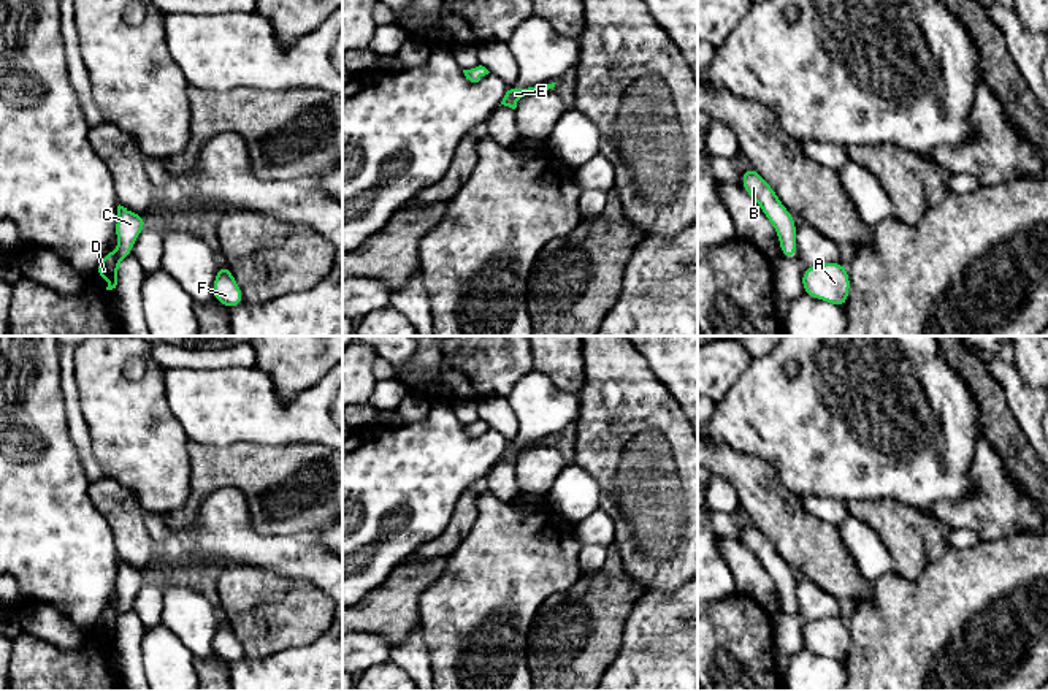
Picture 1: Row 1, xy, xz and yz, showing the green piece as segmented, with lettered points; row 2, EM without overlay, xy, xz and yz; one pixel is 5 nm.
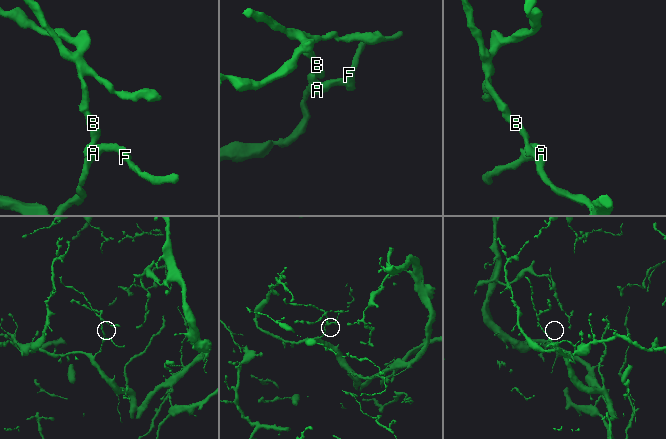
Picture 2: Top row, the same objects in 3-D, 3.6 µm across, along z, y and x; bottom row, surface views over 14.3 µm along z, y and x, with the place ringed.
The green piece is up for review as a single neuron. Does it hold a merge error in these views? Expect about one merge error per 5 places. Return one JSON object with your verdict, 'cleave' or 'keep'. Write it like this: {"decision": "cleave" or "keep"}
{"decision": "keep"}

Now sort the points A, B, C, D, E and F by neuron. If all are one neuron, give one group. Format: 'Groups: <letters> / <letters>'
Groups: A B C D E F

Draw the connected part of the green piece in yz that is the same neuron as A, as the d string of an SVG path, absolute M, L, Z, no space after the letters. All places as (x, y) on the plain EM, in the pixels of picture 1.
M828 617L804 624L802 645L805 650L832 658L839 662L847 661L850 648L850 631L847 623L837 617Z

